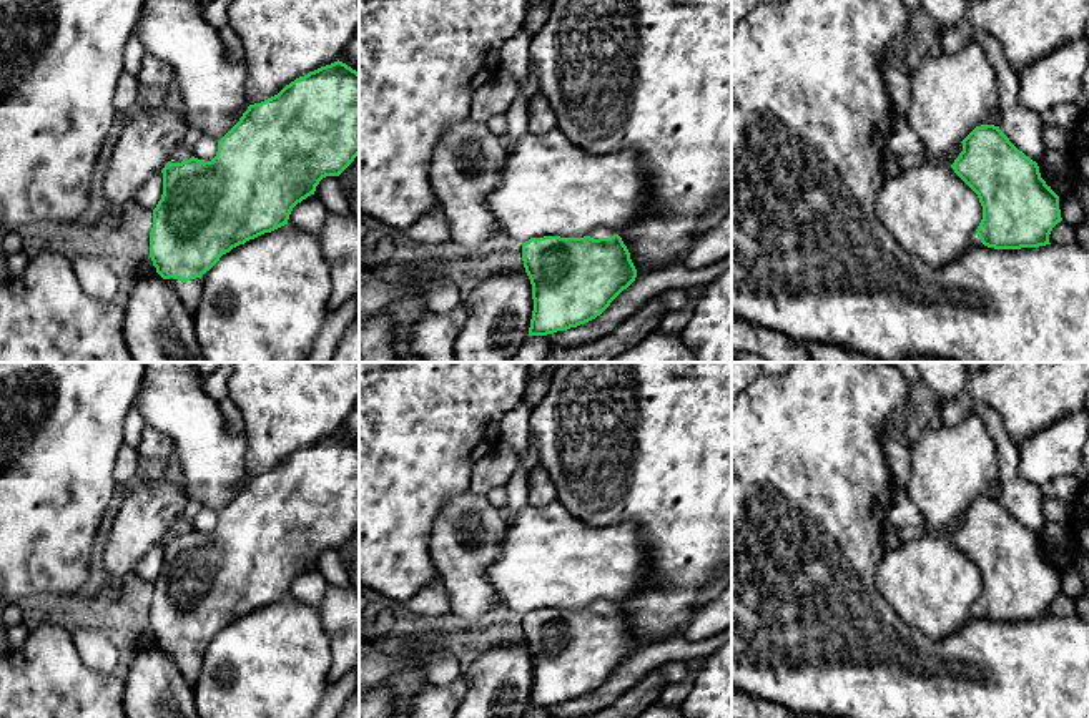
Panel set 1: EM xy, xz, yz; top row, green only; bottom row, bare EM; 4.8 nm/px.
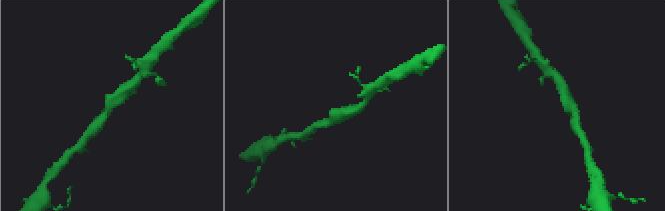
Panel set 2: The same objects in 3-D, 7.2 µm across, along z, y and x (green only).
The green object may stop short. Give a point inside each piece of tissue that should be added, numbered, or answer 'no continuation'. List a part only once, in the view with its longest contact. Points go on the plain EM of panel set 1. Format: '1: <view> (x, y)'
1: xy (190, 663)

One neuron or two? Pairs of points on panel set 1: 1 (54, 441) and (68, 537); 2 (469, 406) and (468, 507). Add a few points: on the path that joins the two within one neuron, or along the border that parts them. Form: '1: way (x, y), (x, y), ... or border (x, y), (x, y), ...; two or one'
1: way (54, 464), (54, 514); one
2: border (468, 489), (451, 496), (438, 514); two

